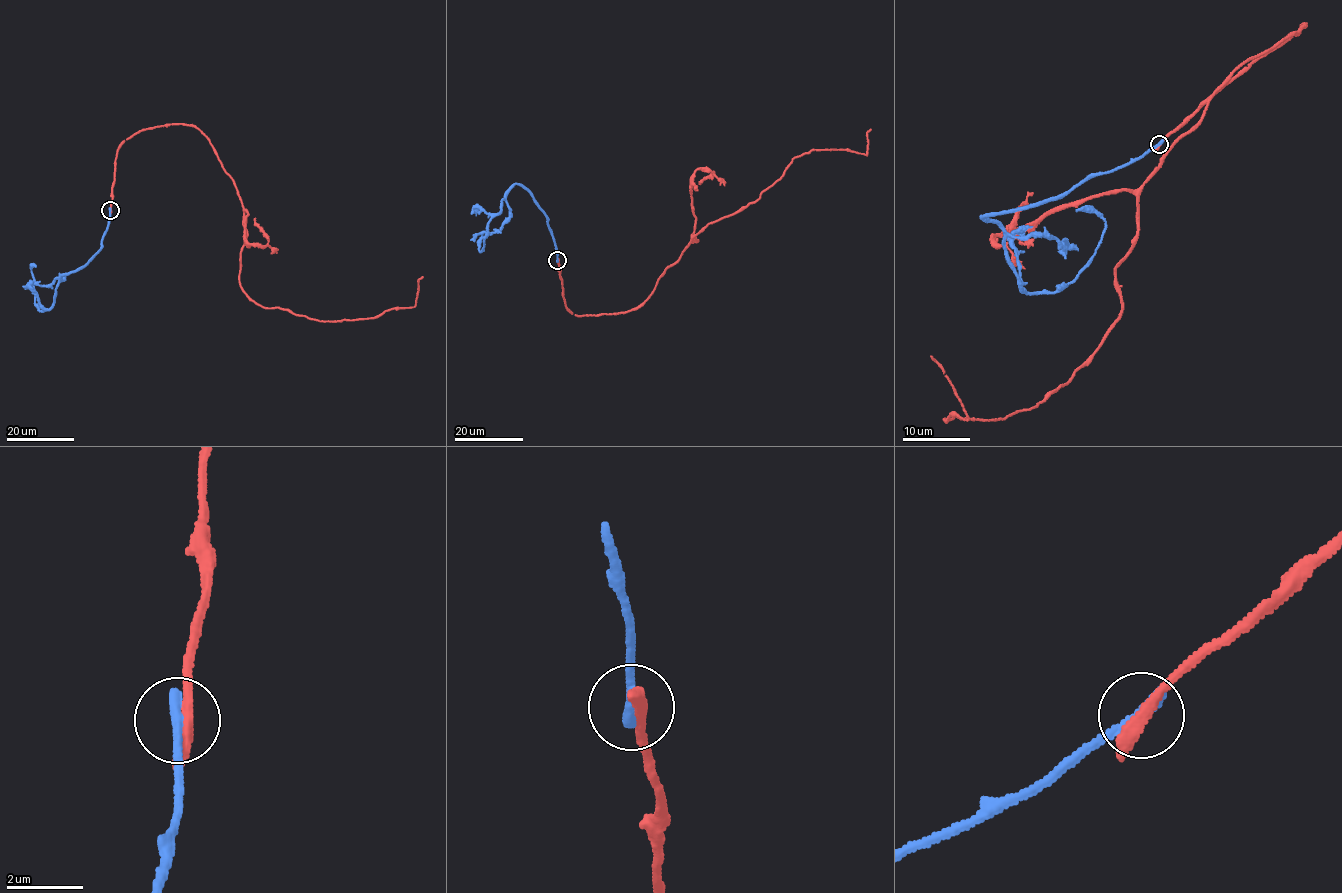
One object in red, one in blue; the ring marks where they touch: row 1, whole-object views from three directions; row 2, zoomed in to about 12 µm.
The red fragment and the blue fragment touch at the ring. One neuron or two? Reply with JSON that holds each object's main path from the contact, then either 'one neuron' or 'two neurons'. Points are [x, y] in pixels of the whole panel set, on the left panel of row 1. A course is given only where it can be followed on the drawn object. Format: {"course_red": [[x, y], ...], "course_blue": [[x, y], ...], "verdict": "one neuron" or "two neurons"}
{"course_red": [[110, 210], [124, 140], [188, 125], [243, 205], [239, 277], [257, 304], [376, 318], [415, 306], [423, 276]], "course_blue": [[109, 210], [102, 245], [88, 262], [60, 276], [53, 305], [42, 311], [35, 304], [31, 267], [36, 266]], "verdict": "two neurons"}

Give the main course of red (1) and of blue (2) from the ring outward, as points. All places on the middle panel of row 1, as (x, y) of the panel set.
1: (558, 260), (572, 313), (636, 309), (691, 235), (754, 203), (794, 158), (866, 155), (871, 129)
2: (557, 260), (548, 218), (533, 196), (517, 184), (505, 194), (500, 211), (491, 219), (480, 251), (483, 235)

